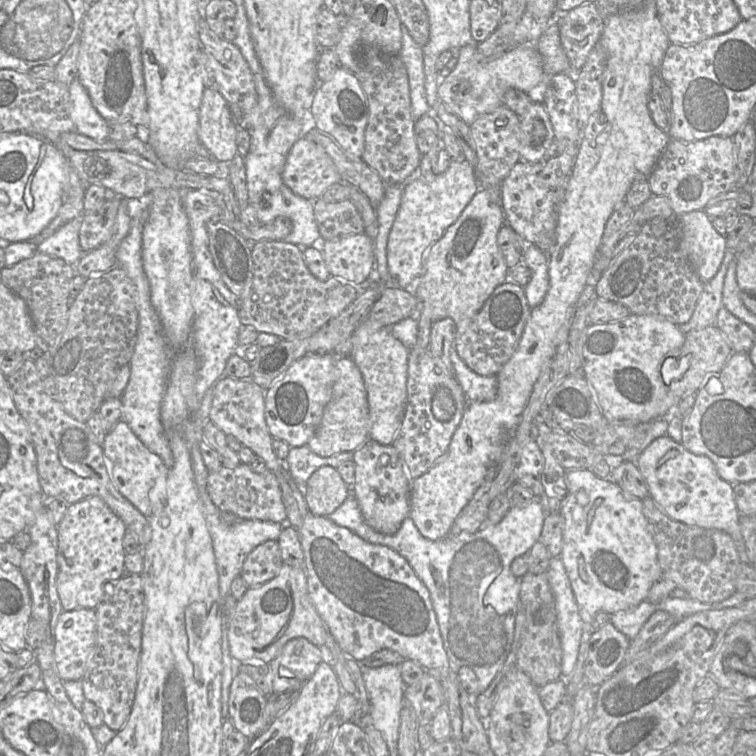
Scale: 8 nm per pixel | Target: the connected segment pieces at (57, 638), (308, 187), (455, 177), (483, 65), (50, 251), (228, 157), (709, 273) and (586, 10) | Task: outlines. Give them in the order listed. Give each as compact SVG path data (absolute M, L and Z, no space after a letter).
M94 609L63 611L54 629L54 659L64 682L82 679L95 645Z
M305 135L289 151L282 179L291 191L307 200L317 200L330 186L343 182L323 147Z
M467 160L452 161L444 173L416 177L403 190L400 207L388 236L389 285L414 294L416 279L424 272L426 254L461 215L480 189L475 168Z
M471 42L457 50L458 62L452 72L441 79L437 90L439 101L468 125L478 116L502 106L506 90L529 93L545 78L542 57L534 44L520 44L495 59L481 56L476 44Z
M82 215L61 226L54 234L38 245L37 253L53 256L74 265L86 253L80 248L79 231Z
M205 88L199 110L198 138L200 144L216 161L231 161L238 155L238 127L224 97Z
M705 211L675 216L680 228L679 246L686 260L704 282L718 272L726 252L726 238L719 234Z
M594 3L581 5L568 12L559 13L562 13L561 17L555 18L557 18L556 22L559 27L560 43L570 62L572 71L578 73L585 64L590 51L600 40L604 20L598 14Z

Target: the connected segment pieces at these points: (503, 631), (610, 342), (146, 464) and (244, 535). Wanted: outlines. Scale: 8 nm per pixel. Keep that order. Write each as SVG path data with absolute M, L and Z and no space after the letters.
M349 494L349 496L345 499L345 501L327 517L335 524L345 527L350 531L354 532L365 541L373 544L381 544L381 545L387 546L395 550L396 552L398 552L402 557L404 557L407 560L407 562L410 564L412 569L415 571L419 579L426 586L426 588L430 593L432 605L436 613L441 637L443 640L443 645L447 653L450 665L452 666L455 672L458 671L458 669L460 669L461 667L465 667L465 666L472 669L472 671L475 673L478 679L479 693L482 693L483 691L485 691L490 685L490 683L492 682L492 680L495 678L495 676L498 674L498 672L505 665L505 662L507 660L507 657L512 647L512 643L514 639L515 619L516 619L517 610L520 604L520 580L512 574L510 567L511 567L512 561L515 558L525 553L528 553L531 547L537 541L539 541L541 531L543 528L543 523L546 517L546 513L541 503L539 502L539 500L533 499L532 501L525 502L523 504L511 507L506 513L506 515L502 518L502 520L495 525L486 523L481 529L479 529L474 533L462 532L454 537L447 536L437 541L431 541L423 537L419 532L419 530L417 529L417 527L415 526L413 520L409 516L407 516L403 520L403 522L401 523L401 526L394 534L388 535L388 534L377 532L365 522L362 516L358 501L353 494Z
M634 315L615 322L591 324L582 334L582 374L609 422L647 423L671 415L680 401L668 388L661 366L668 352L680 350L685 334L676 324L653 315Z
M122 420L107 433L102 449L109 466L111 481L117 491L149 518L152 505L157 506L159 500L163 501L166 491L168 469L162 459L150 451Z
M193 446L191 448L191 463L199 495L205 506L207 527L212 538L212 545L218 571L219 591L223 598L227 595L231 595L231 583L237 576L240 576L243 563L248 554L255 547L265 541L277 541L283 529L283 524L259 519L241 519L233 514L219 510L211 502L206 490L207 477L210 472L204 465L199 451L199 446Z

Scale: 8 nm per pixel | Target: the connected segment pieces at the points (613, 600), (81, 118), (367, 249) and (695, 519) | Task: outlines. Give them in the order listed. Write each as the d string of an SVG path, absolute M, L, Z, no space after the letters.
M567 470L563 477L563 483L566 486L564 488L564 490L566 490L566 496L563 498L559 508L559 513L564 518L563 546L559 557L562 559L566 573L569 577L572 591L579 608L580 617L584 623L591 625L595 614L599 611L613 614L617 611L637 606L642 601L646 600L651 586L660 576L657 547L651 533L648 530L647 521L642 510L643 506L641 499L636 496L632 496L611 479L599 478L590 470Z
M75 78L67 89L71 101L70 117L74 124L73 132L85 135L97 142L108 140L108 123L95 109L79 80Z
M365 232L322 241L322 253L327 270L334 278L361 285L373 275L374 244Z
M665 434L652 441L635 463L647 482L649 497L666 515L689 526L728 533L735 542L740 561L752 564L740 528L733 485L719 476L707 456L691 453Z

